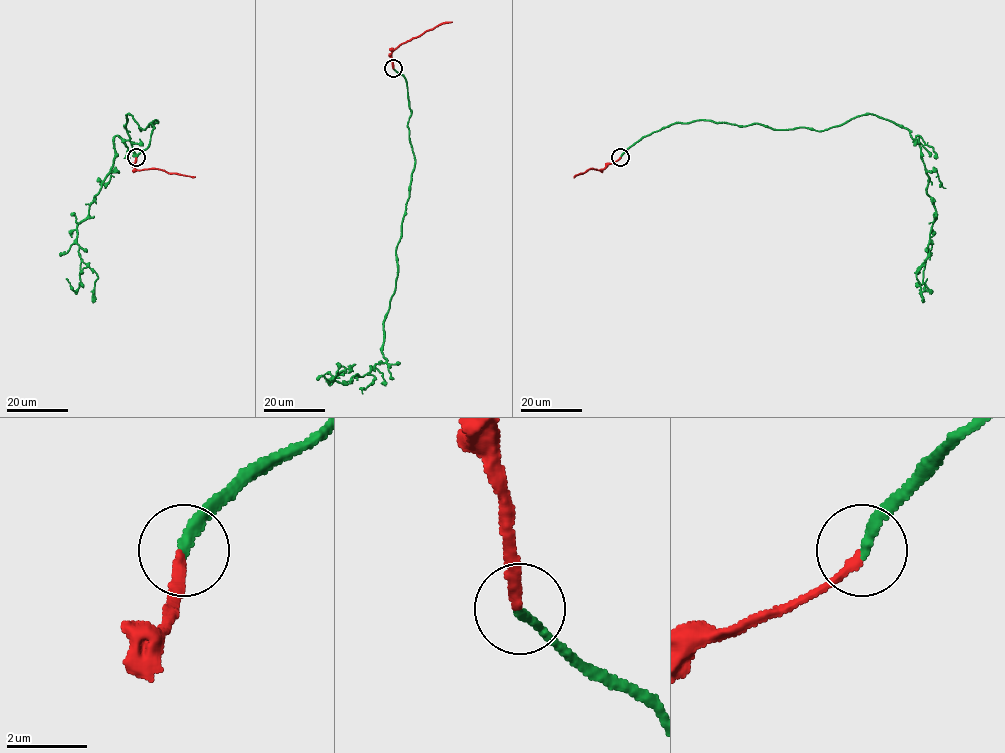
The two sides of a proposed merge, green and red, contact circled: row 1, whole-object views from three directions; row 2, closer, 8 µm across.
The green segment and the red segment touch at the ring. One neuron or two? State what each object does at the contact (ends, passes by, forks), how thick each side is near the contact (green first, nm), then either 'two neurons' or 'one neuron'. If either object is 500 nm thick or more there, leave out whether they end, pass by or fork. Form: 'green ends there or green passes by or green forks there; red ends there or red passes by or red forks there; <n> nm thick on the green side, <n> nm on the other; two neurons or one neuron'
green ends there; red ends there; 240 nm thick on the green side, 200 nm on the other; one neuron

